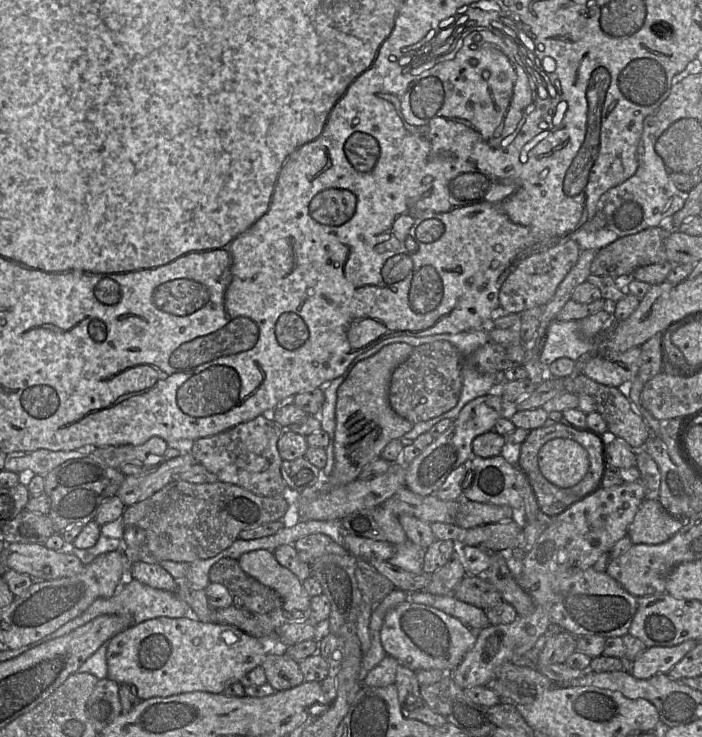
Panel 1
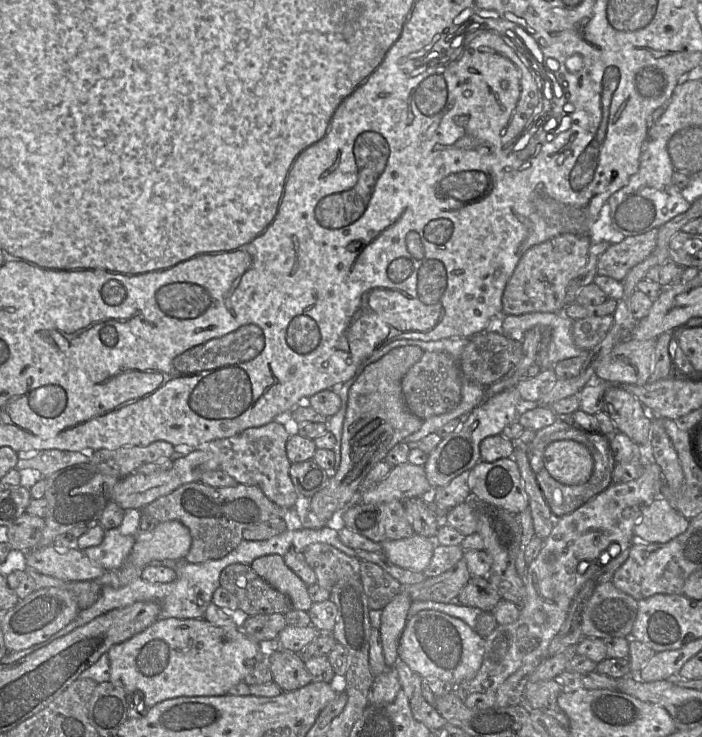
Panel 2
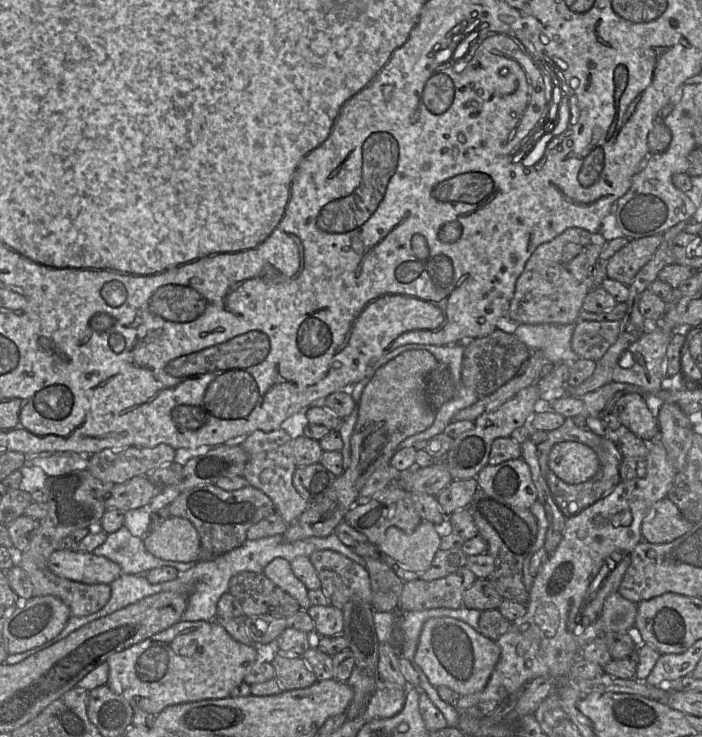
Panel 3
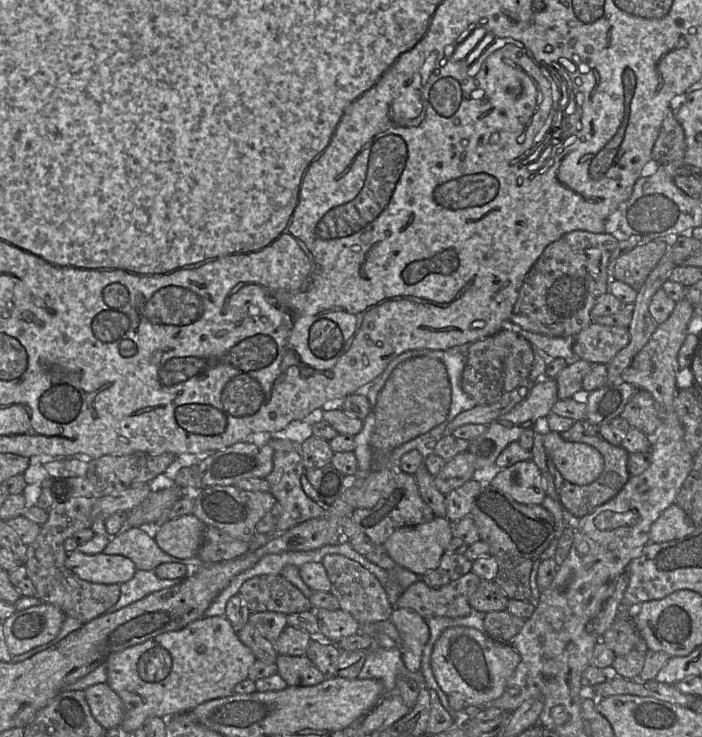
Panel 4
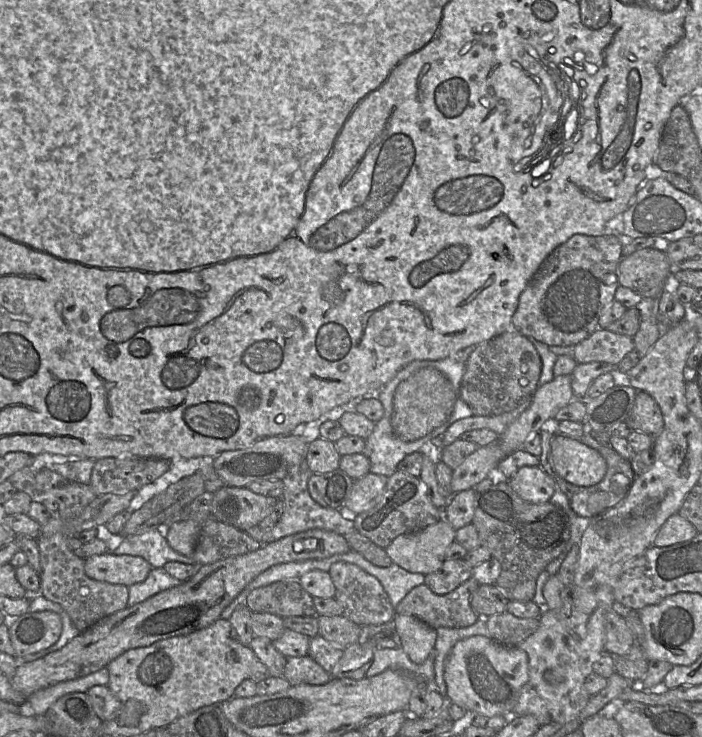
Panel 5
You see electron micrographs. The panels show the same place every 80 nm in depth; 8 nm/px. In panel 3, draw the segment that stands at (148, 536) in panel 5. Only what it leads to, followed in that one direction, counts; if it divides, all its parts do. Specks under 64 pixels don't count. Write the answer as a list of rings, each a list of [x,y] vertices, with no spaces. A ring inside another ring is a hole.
[[[124,525],[116,532],[108,534],[106,541],[92,553],[119,564],[124,574],[145,575],[152,569],[172,563],[149,553],[144,540],[132,535]]]

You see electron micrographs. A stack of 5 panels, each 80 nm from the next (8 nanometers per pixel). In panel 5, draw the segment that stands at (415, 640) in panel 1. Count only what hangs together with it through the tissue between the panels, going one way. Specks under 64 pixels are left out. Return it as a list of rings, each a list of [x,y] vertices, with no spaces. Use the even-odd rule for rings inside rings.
[[[471,636],[458,641],[444,666],[446,696],[474,715],[514,716],[514,708],[523,686],[529,680],[529,660],[524,650],[498,644],[485,636]]]

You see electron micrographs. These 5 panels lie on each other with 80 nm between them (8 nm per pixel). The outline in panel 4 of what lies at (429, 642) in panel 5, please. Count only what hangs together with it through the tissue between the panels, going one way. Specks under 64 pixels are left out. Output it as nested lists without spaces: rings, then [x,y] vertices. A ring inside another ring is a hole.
[[[394,608],[390,621],[400,634],[399,648],[406,668],[420,671],[423,650],[430,637],[426,620],[412,610]]]

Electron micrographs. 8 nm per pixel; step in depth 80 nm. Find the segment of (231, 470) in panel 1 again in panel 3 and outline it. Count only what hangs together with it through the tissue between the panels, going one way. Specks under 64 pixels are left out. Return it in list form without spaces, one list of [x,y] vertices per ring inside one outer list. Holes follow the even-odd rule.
[[[279,428],[271,432],[254,431],[237,443],[248,456],[242,477],[249,485],[265,493],[285,523],[292,525],[311,505],[293,486],[293,474],[297,465],[293,455],[292,438],[284,429]]]

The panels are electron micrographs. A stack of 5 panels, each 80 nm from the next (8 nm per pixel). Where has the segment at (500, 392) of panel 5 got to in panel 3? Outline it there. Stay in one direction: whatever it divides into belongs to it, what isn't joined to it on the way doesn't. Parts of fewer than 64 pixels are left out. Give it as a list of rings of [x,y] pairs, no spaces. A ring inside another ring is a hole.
[[[496,329],[491,334],[468,341],[462,361],[462,382],[478,394],[488,396],[514,378],[531,350],[512,332]]]

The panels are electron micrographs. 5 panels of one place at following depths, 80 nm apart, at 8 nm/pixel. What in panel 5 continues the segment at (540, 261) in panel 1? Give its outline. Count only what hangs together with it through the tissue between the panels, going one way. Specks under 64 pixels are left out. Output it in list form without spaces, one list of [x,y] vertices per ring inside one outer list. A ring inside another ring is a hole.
[[[614,234],[571,236],[545,258],[522,291],[512,317],[512,330],[548,346],[574,347],[595,331],[603,329],[599,325],[600,316],[615,300],[615,292],[620,285],[617,269],[622,257],[622,244]]]

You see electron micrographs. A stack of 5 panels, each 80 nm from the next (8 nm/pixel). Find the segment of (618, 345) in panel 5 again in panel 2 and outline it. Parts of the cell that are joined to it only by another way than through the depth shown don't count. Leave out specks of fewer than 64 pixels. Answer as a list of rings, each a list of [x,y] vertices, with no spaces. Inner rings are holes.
[[[612,315],[575,320],[572,328],[575,345],[585,351],[592,351],[604,339],[612,323]]]

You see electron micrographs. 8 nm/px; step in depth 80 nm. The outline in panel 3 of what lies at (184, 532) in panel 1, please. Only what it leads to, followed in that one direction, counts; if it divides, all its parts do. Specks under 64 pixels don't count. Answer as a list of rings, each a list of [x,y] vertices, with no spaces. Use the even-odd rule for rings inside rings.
[[[215,484],[196,486],[182,491],[168,505],[170,516],[189,520],[196,528],[200,539],[200,560],[208,560],[226,554],[247,540],[248,529],[275,512],[272,500],[261,490],[248,485],[237,490],[224,490]]]

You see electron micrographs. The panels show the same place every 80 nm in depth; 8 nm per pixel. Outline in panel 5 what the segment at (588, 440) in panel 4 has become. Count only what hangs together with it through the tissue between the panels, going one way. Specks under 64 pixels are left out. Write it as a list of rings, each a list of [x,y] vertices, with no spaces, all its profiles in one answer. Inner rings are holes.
[[[585,432],[578,440],[592,449],[595,449],[603,456],[607,464],[605,477],[599,483],[588,487],[571,484],[556,474],[555,471],[553,478],[555,480],[557,490],[567,497],[573,512],[580,518],[592,519],[622,501],[627,496],[636,475],[632,469],[630,461],[623,458],[611,446],[600,444],[589,434],[589,432]]]

